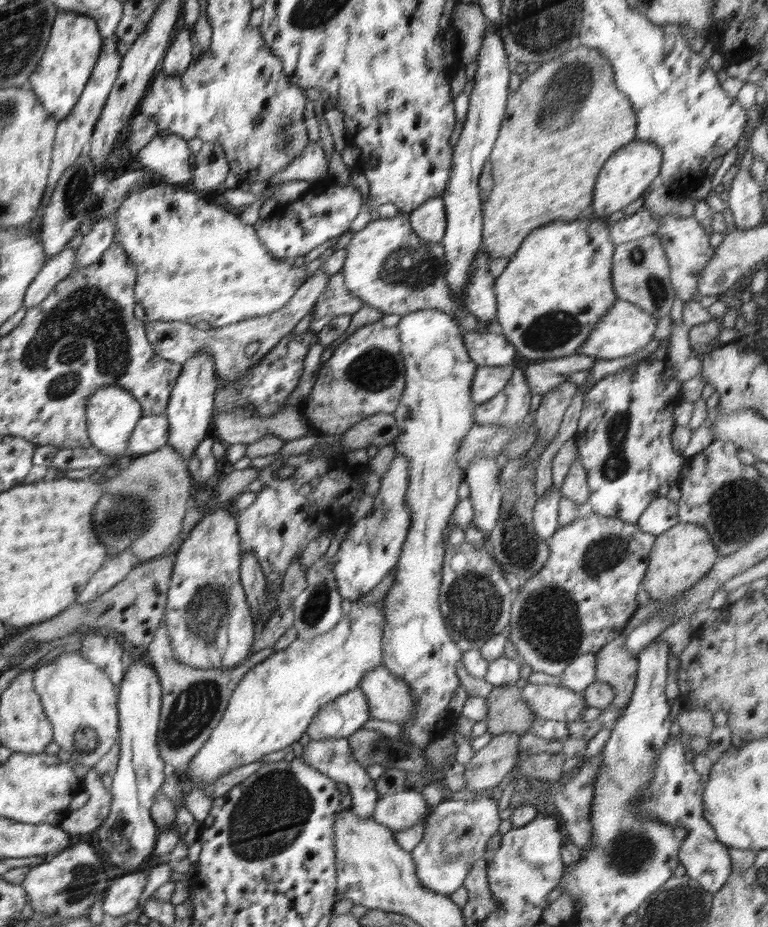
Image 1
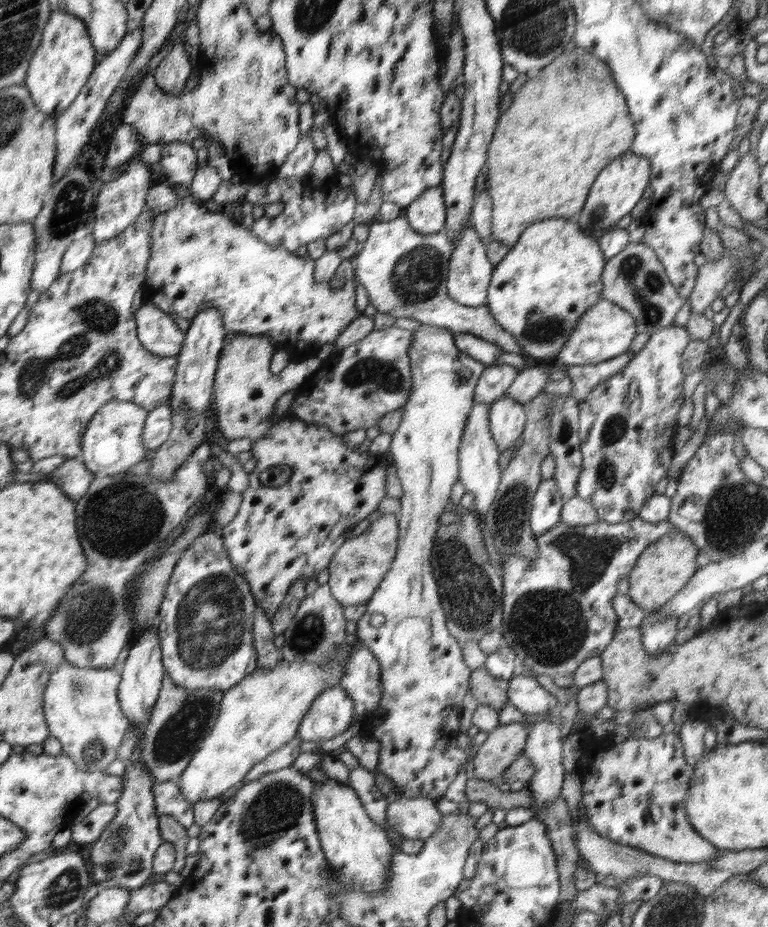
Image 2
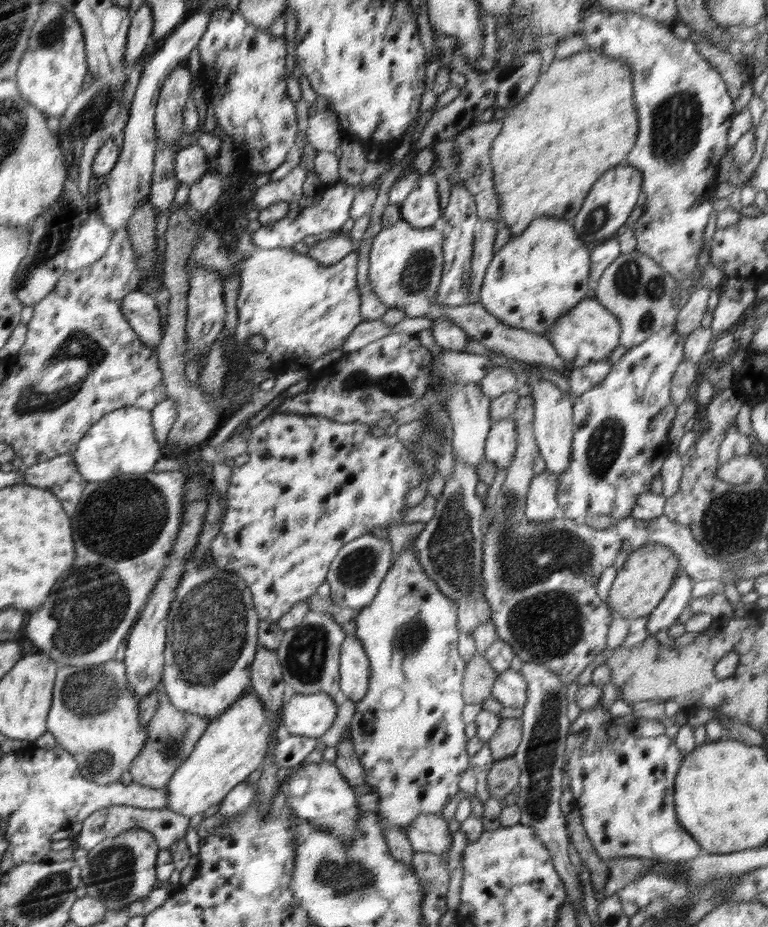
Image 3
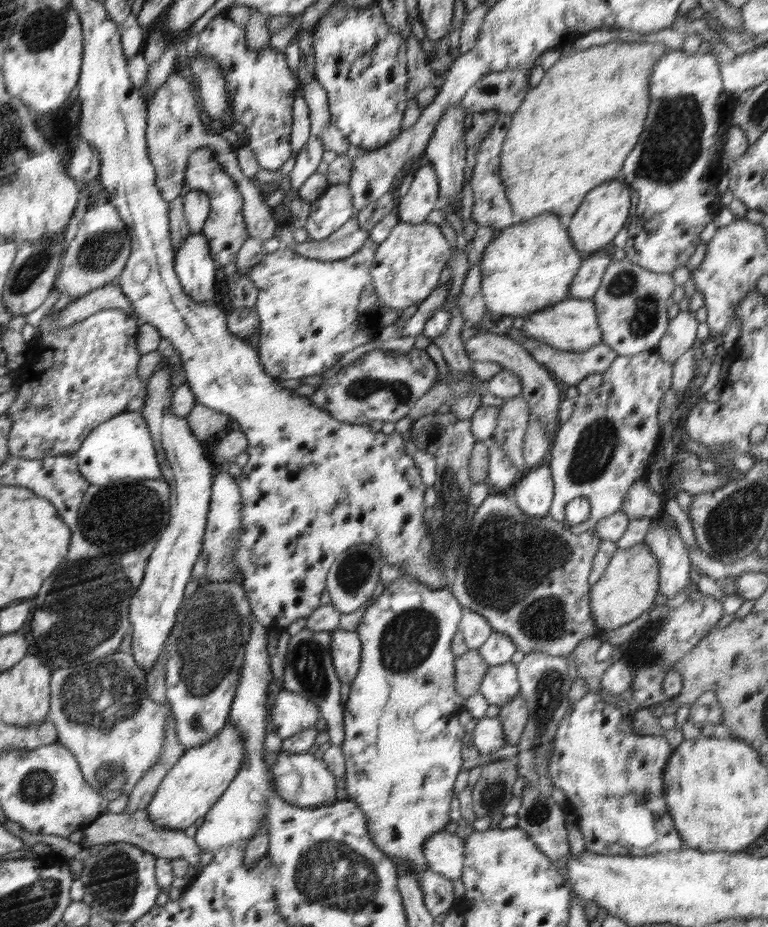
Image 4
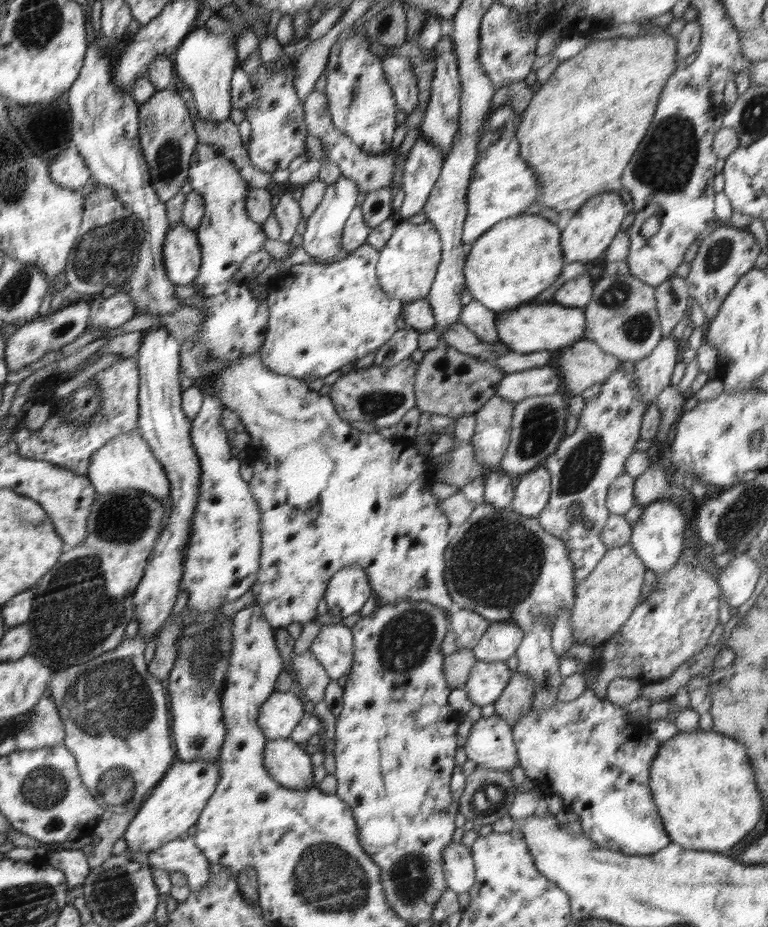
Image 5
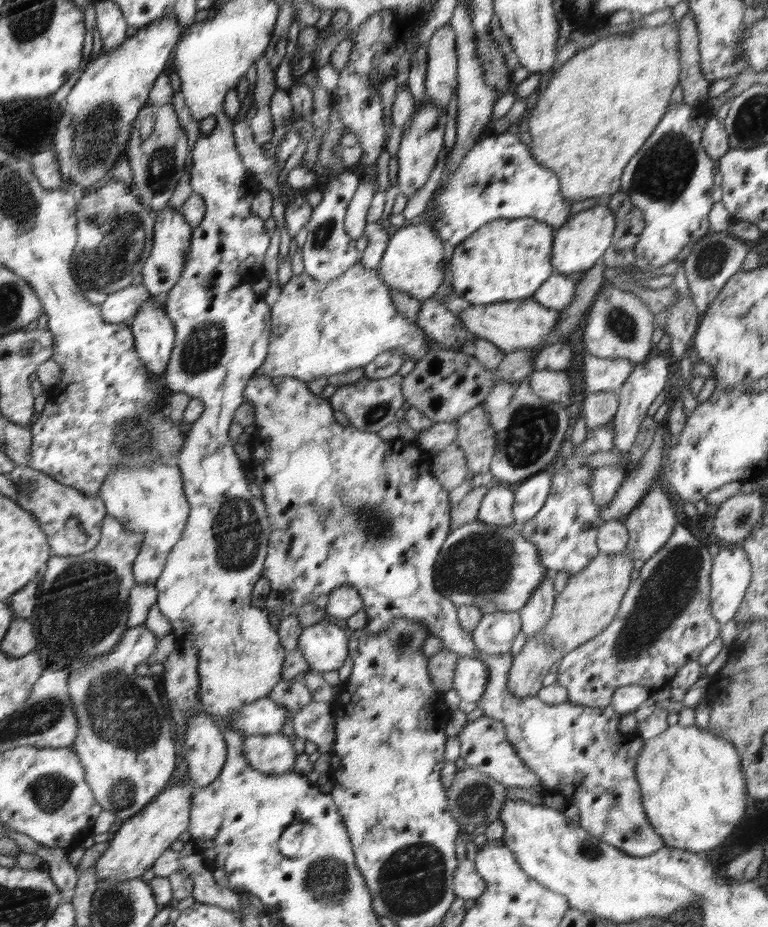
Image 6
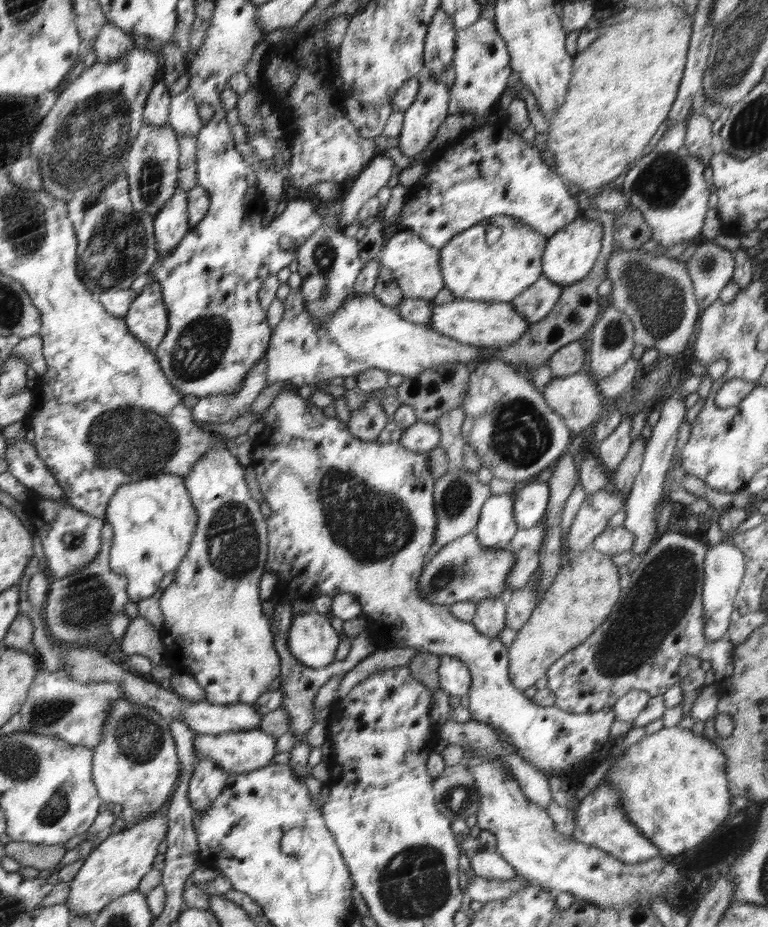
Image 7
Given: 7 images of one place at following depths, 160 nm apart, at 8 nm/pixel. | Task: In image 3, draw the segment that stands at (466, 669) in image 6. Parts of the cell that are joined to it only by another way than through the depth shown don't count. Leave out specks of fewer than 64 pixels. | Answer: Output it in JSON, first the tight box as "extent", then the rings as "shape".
{"extent":[492,669,528,708],"shape":[[[509,669],[497,673],[498,678],[492,686],[492,698],[502,703],[502,706],[522,708],[528,700],[528,685],[526,680],[516,670]]]}

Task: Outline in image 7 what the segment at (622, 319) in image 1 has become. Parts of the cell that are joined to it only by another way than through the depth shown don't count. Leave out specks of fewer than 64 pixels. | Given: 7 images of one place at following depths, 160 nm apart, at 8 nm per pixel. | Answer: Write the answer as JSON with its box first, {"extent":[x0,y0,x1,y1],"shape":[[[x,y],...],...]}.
{"extent":[429,299,529,348],"shape":[[[455,299],[455,301],[432,307],[429,327],[436,332],[455,338],[458,342],[475,347],[505,348],[516,342],[529,329],[529,322],[515,312],[510,302],[475,301]]]}

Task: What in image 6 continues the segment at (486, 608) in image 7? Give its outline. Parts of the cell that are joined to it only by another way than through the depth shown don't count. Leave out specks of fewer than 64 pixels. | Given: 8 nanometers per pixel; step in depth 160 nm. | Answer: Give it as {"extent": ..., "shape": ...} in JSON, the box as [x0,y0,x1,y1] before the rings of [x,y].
{"extent":[471,611,522,656],"shape":[[[516,611],[483,613],[476,630],[471,634],[472,644],[480,654],[502,656],[510,654],[522,620]]]}

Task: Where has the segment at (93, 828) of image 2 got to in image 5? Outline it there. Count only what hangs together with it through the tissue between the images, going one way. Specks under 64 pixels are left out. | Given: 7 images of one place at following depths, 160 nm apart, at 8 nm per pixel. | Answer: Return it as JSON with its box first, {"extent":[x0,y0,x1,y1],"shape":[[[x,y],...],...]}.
{"extent":[149,837,211,892],"shape":[[[188,837],[186,840],[171,840],[163,847],[157,848],[149,855],[149,864],[152,870],[167,870],[168,872],[180,871],[188,876],[188,884],[191,892],[200,890],[211,877],[209,862],[204,856],[203,850],[200,850],[195,845],[193,837]]]}

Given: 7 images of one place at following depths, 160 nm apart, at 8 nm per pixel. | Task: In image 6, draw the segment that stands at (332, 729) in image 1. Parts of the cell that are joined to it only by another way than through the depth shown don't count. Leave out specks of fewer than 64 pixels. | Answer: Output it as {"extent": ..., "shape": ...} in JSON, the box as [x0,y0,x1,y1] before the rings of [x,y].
{"extent":[229,698,290,736],"shape":[[[267,698],[239,708],[239,711],[231,716],[229,726],[233,726],[245,736],[276,734],[282,728],[290,711],[284,705]]]}

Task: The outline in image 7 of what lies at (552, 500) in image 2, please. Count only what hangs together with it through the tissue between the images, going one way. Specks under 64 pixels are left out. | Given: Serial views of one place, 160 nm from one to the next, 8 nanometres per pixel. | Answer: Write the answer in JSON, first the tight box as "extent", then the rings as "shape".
{"extent":[513,481,549,528],"shape":[[[534,481],[523,487],[513,501],[513,517],[517,528],[530,528],[545,516],[549,503],[547,482]]]}

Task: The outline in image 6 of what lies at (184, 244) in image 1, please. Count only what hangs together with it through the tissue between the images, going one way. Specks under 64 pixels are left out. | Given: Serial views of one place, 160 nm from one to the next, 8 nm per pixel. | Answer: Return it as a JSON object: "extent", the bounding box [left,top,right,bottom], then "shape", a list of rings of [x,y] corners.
{"extent":[255,260,429,383],"shape":[[[357,260],[344,275],[330,283],[320,283],[306,273],[292,276],[281,288],[278,300],[272,306],[272,324],[270,353],[266,362],[255,372],[255,376],[272,378],[288,376],[310,383],[320,377],[329,377],[353,368],[363,368],[379,354],[388,350],[399,350],[408,360],[421,359],[429,348],[429,338],[424,330],[404,318],[395,307],[390,290],[380,278],[379,270],[367,268]]]}

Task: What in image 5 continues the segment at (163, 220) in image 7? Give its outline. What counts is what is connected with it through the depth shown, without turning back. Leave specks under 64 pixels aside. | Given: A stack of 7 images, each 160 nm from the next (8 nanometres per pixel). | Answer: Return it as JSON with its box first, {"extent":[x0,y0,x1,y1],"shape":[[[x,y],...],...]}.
{"extent":[164,222,202,285],"shape":[[[181,222],[170,227],[164,244],[164,263],[172,282],[177,285],[194,284],[202,268],[202,247],[195,229]]]}

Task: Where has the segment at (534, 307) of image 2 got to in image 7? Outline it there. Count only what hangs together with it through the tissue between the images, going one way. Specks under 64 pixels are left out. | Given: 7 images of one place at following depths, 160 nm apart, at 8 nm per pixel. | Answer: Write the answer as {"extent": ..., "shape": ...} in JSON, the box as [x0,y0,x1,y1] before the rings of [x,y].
{"extent":[439,215,548,302],"shape":[[[501,215],[498,221],[502,222],[502,235],[492,245],[486,245],[484,242],[486,228],[492,226],[492,220],[484,220],[460,232],[447,245],[439,249],[439,265],[444,285],[456,299],[510,302],[542,276],[542,255],[548,238],[512,217]]]}

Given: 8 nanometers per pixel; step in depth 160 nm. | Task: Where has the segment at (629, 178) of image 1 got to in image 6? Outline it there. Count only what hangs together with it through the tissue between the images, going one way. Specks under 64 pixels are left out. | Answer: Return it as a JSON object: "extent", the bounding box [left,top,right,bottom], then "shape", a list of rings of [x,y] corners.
{"extent":[551,206,616,276],"shape":[[[594,206],[588,210],[570,216],[566,223],[560,227],[554,235],[551,250],[551,263],[554,274],[573,276],[574,273],[593,270],[601,261],[601,257],[608,246],[616,227],[616,220],[607,206]]]}

